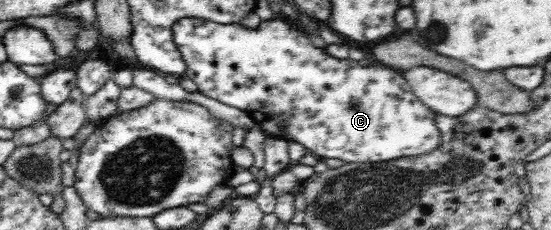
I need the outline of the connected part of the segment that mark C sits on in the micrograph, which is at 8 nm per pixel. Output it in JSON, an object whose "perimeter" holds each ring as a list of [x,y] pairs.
{"perimeter":[[[281,16],[261,21],[257,28],[246,28],[241,23],[221,24],[199,18],[183,18],[174,24],[174,44],[187,63],[187,70],[183,77],[190,78],[196,84],[198,92],[203,96],[243,110],[251,116],[255,122],[255,127],[267,136],[301,144],[305,150],[317,157],[337,159],[347,164],[359,162],[373,164],[373,162],[392,162],[393,160],[401,160],[401,158],[431,154],[431,152],[439,150],[441,146],[441,131],[435,122],[435,112],[416,98],[411,90],[411,85],[404,79],[400,71],[385,65],[364,67],[359,65],[359,61],[336,59],[325,49],[317,48],[301,28],[287,22]]]}

